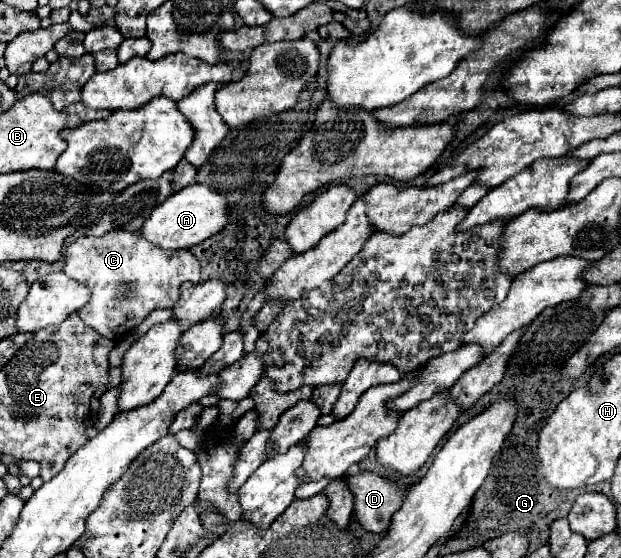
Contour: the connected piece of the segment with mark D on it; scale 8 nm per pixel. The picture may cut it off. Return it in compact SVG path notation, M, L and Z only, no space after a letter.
M360 472L346 480L348 488L354 492L354 514L362 528L384 534L392 522L392 514L404 502L404 486L376 476L374 472Z

